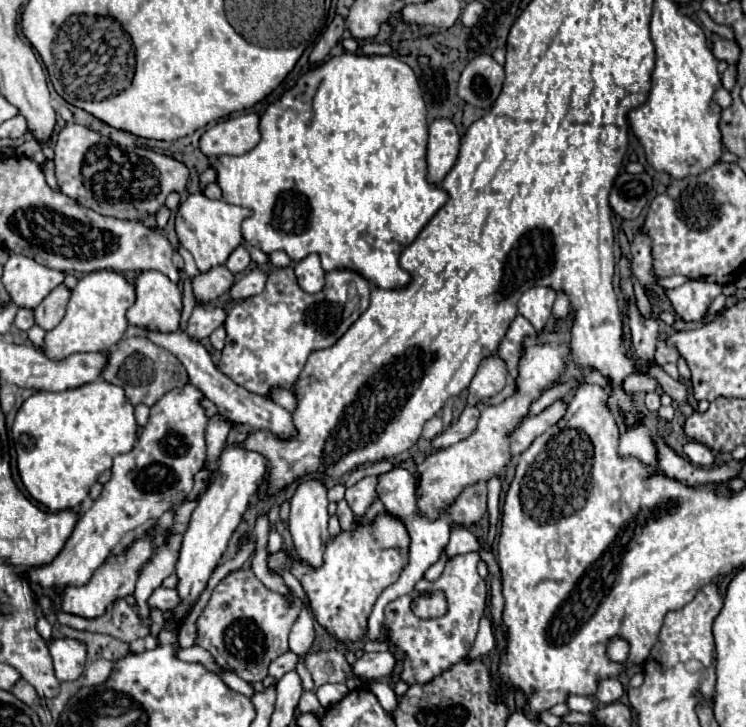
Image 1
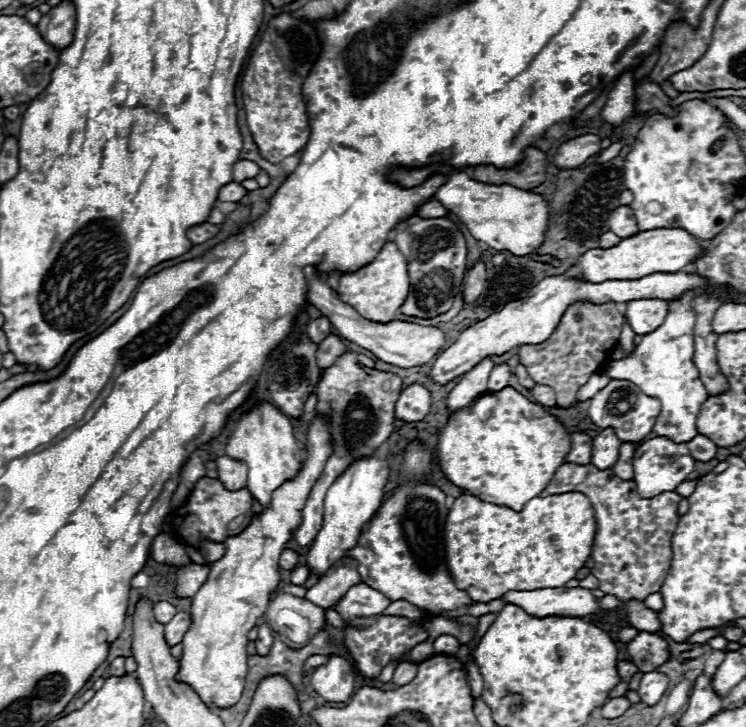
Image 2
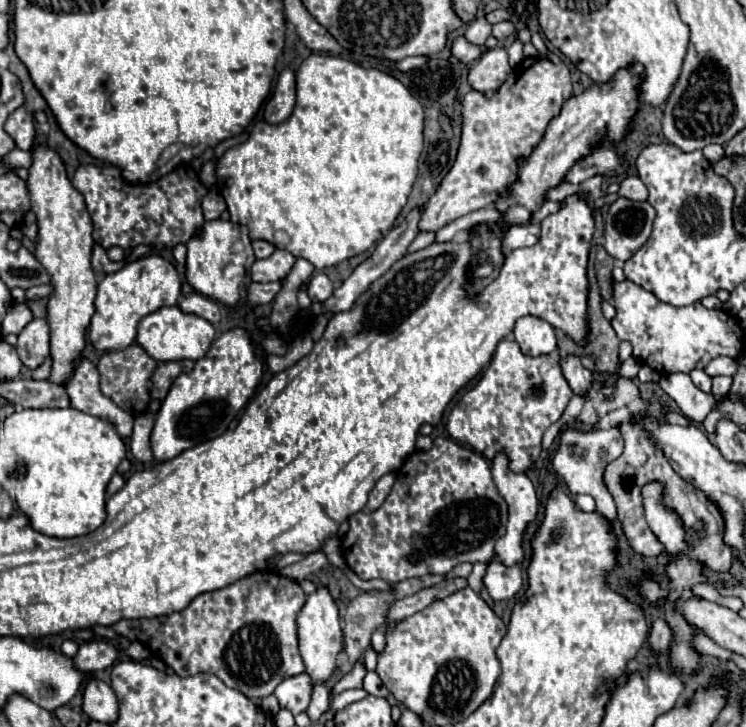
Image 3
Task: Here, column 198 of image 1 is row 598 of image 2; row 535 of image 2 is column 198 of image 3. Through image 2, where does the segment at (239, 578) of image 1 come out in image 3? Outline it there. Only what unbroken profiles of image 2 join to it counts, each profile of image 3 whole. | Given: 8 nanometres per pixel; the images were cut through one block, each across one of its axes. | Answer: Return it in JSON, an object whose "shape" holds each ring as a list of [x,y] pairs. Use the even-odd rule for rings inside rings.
{"shape":[[[262,570],[248,574],[226,588],[196,596],[180,612],[158,616],[158,618],[120,620],[112,626],[112,630],[132,642],[134,640],[144,642],[152,650],[152,654],[160,658],[166,666],[170,666],[178,676],[194,676],[200,672],[210,672],[218,676],[226,686],[258,702],[260,698],[270,696],[282,680],[304,672],[304,664],[298,654],[298,626],[296,626],[296,618],[304,602],[306,602],[306,594],[302,592],[298,582],[274,570]]]}

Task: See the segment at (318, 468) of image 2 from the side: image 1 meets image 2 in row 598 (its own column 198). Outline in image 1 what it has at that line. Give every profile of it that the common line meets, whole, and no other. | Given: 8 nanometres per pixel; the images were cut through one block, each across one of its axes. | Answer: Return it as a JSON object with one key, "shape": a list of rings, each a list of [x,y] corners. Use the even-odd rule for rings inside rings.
{"shape":[[[202,192],[190,194],[176,212],[176,236],[180,244],[194,256],[200,272],[208,272],[212,266],[220,266],[232,254],[236,246],[242,244],[240,224],[250,216],[248,208],[226,204],[222,200],[210,200]]]}

